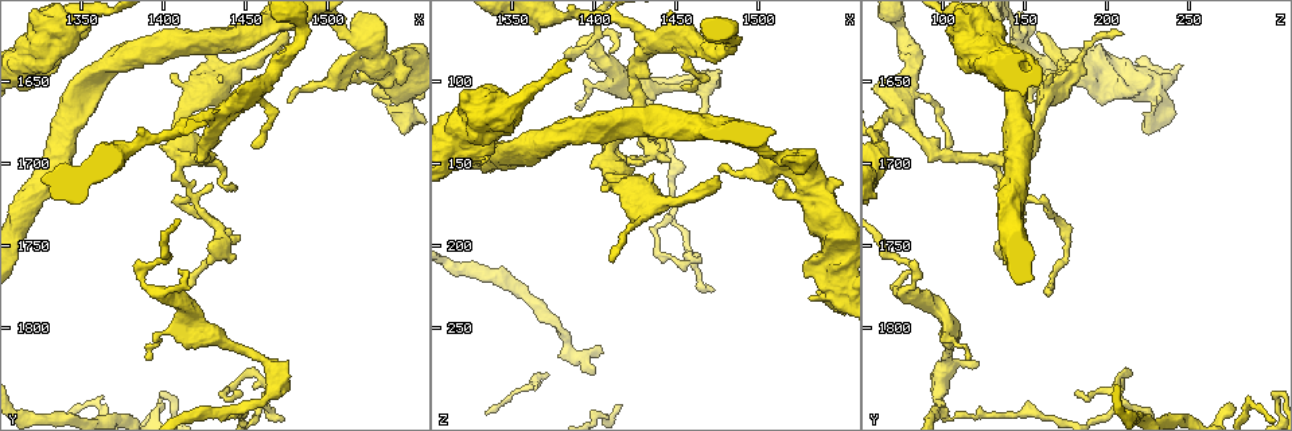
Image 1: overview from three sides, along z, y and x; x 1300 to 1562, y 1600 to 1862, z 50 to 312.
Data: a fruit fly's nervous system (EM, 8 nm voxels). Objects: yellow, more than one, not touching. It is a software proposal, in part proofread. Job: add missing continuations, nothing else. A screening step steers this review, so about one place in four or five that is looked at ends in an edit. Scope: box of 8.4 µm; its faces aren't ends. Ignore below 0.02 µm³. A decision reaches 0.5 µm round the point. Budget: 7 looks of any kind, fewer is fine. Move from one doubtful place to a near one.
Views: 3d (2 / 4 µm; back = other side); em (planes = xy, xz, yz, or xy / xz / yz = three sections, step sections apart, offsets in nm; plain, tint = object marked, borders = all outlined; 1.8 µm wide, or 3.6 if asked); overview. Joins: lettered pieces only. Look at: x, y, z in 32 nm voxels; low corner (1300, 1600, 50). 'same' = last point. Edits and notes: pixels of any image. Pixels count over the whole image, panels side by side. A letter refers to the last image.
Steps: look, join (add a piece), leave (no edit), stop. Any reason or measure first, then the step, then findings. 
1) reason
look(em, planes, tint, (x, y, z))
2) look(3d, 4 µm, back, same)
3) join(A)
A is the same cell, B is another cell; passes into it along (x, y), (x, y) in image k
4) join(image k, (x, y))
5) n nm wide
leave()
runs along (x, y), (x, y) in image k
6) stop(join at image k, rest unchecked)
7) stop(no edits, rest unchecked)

abrupt turn
look(em, 3.6 µm, planes, plain, (1460, 1836, 208))

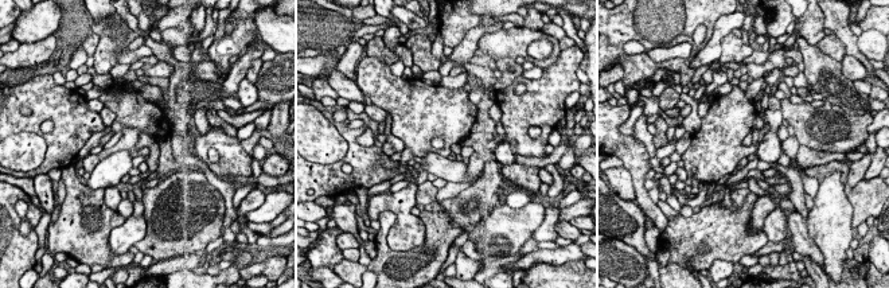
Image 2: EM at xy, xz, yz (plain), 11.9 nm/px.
what lies round it
look(em, 3.6 µm, planes, borders, same)

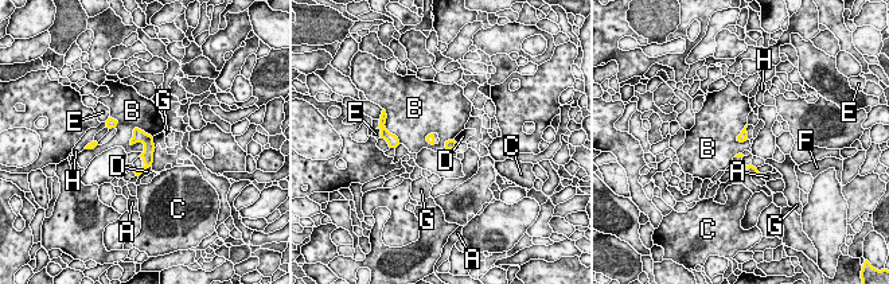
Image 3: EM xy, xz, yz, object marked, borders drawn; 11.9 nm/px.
leave()
A, B, C, D, E, F, G and H are other cells; border along (135, 127), (143, 152) in image 3; none of them fits

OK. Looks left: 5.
an open end
look(3d, 2 µm, (1548, 1680, 222))

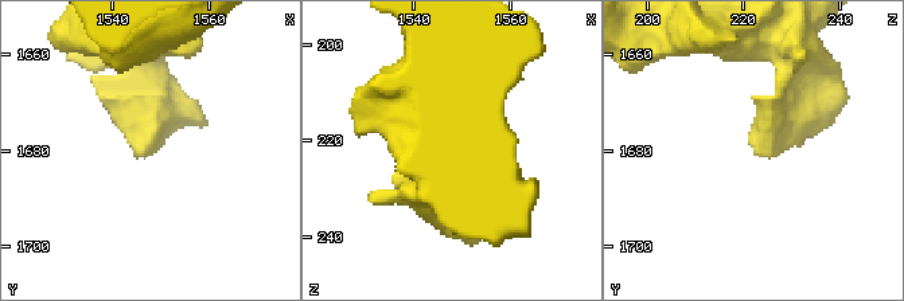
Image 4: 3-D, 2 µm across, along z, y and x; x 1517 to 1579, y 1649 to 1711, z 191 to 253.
now the EM
look(em, xy, step 8, borders, (1547, 1680, 222))

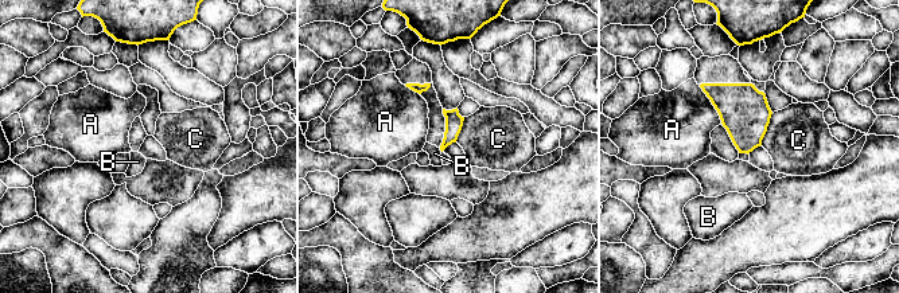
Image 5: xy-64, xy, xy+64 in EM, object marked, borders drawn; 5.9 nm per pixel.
look(em, planes, borders, same)

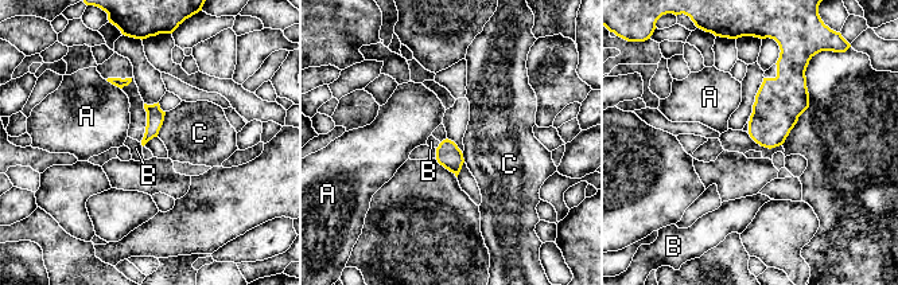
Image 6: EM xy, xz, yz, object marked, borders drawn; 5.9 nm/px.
C touches over 160 nm
leave()
A, B and C are other cells; none of them fits

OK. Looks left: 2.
an open end
look(em, yz, step 16, borders, (1474, 1620, 158))

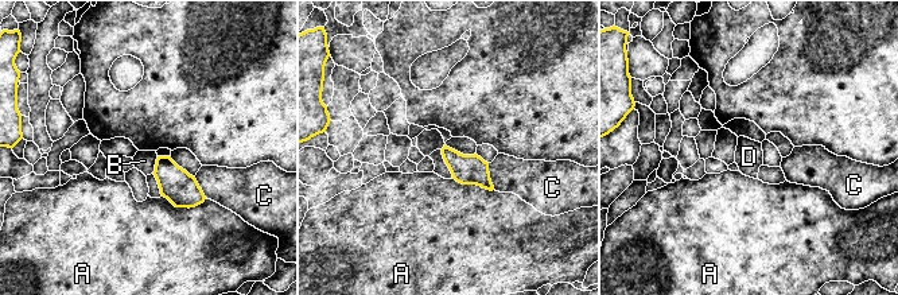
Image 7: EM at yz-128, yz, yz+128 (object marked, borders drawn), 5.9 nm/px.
look(em, planes, borders, same)

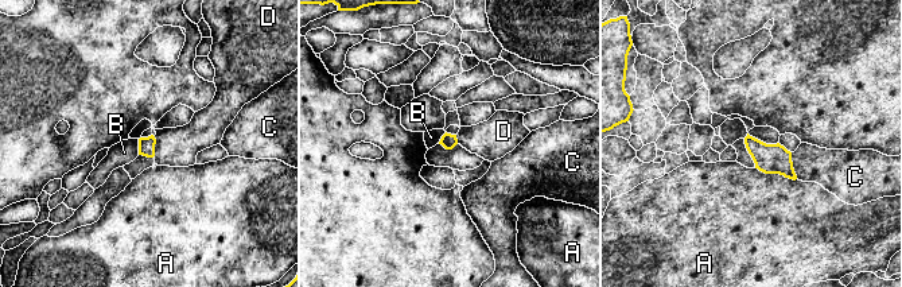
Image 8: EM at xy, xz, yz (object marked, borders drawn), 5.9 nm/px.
join(D)
D is the same cell, A, B and C are other cells; the cell continues

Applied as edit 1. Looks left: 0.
stop(join at image 8, rest unchecked)

